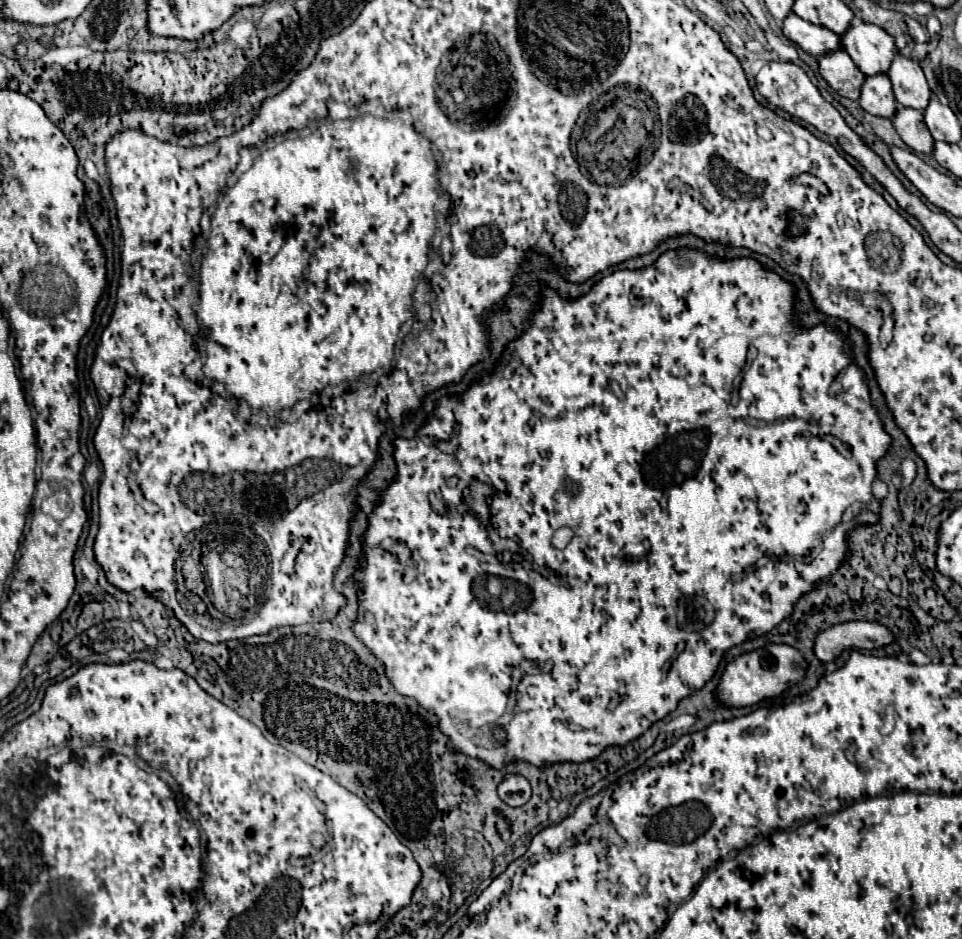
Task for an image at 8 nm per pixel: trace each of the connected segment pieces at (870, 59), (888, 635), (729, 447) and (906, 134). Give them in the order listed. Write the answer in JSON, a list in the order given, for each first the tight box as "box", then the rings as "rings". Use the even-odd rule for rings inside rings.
[{"box":[841,21,897,77],"rings":[[[853,21],[851,29],[841,37],[843,49],[851,55],[855,65],[869,77],[887,73],[897,55],[895,37],[877,25]]]},{"box":[815,621,895,663],"rings":[[[849,621],[821,631],[815,639],[815,655],[827,663],[837,659],[845,649],[875,649],[895,641],[895,635],[881,623]]]},{"box":[351,249,891,769],"rings":[[[669,249],[659,255],[659,259],[649,267],[637,271],[623,269],[603,277],[591,287],[589,293],[577,299],[561,297],[559,291],[545,281],[541,281],[539,285],[541,299],[537,303],[537,309],[531,311],[529,327],[517,337],[515,343],[519,365],[513,369],[513,375],[507,379],[493,379],[489,381],[489,387],[479,387],[479,391],[467,391],[463,395],[455,395],[449,399],[443,397],[439,401],[447,409],[451,409],[453,423],[457,423],[455,453],[443,453],[439,447],[427,445],[417,435],[411,439],[393,439],[393,461],[397,467],[397,475],[393,477],[391,485],[381,491],[380,501],[369,517],[361,549],[363,566],[353,574],[359,597],[359,611],[351,629],[357,639],[381,661],[389,683],[399,695],[415,699],[425,711],[437,717],[439,731],[447,737],[449,749],[479,759],[493,769],[503,769],[507,763],[515,761],[527,761],[535,767],[591,761],[599,757],[599,753],[603,753],[603,749],[607,747],[623,747],[631,743],[633,739],[643,735],[653,723],[675,711],[681,699],[689,697],[693,691],[699,691],[715,675],[727,649],[741,645],[757,637],[759,633],[771,631],[793,613],[795,603],[803,595],[817,589],[821,583],[831,581],[831,575],[845,563],[849,555],[847,541],[849,533],[855,527],[879,523],[879,499],[873,495],[871,485],[877,479],[879,459],[883,459],[891,447],[891,435],[883,429],[883,421],[879,419],[879,413],[871,403],[867,375],[855,363],[855,357],[851,353],[853,345],[847,335],[833,323],[819,323],[809,329],[799,327],[799,315],[795,313],[797,287],[791,281],[779,277],[775,271],[765,269],[757,259],[683,259],[683,253]],[[655,269],[663,269],[663,273],[659,273],[659,281],[655,281]],[[633,295],[649,299],[641,301]],[[749,345],[755,345],[759,353],[749,369],[743,373],[743,381],[739,385],[739,401],[737,405],[733,405],[733,383],[745,367]],[[451,475],[459,479],[455,487],[445,485],[445,479]],[[471,481],[493,483],[494,491],[490,497],[491,527],[499,537],[517,541],[519,553],[497,553],[491,547],[487,529],[479,525],[479,519],[473,513],[461,515],[447,511],[439,515],[429,505],[428,496],[432,492],[445,503],[463,503],[469,495]],[[559,527],[573,529],[573,539],[563,551],[551,549],[549,543],[551,535]],[[761,559],[771,561],[767,565],[759,565]],[[489,575],[503,579],[503,595],[495,597],[493,593],[489,593],[489,589],[485,589],[485,585],[475,581]],[[683,595],[705,597],[715,611],[715,619],[701,633],[687,633],[679,627],[677,601]],[[679,643],[685,643],[685,667],[673,667],[679,657]],[[523,659],[533,659],[535,663],[545,663],[551,659],[553,669],[551,673],[523,673],[517,685],[517,703],[511,713],[507,713],[511,669],[517,667],[517,663],[521,663]],[[495,725],[507,727],[507,741],[503,745],[497,745],[491,733],[483,737],[483,731],[489,731]]]},{"box":[893,107,935,155],"rings":[[[901,107],[895,117],[893,125],[899,133],[899,137],[915,151],[915,153],[925,153],[931,155],[935,147],[935,139],[931,137],[925,121],[923,121],[923,111],[917,109],[907,109]]]}]

